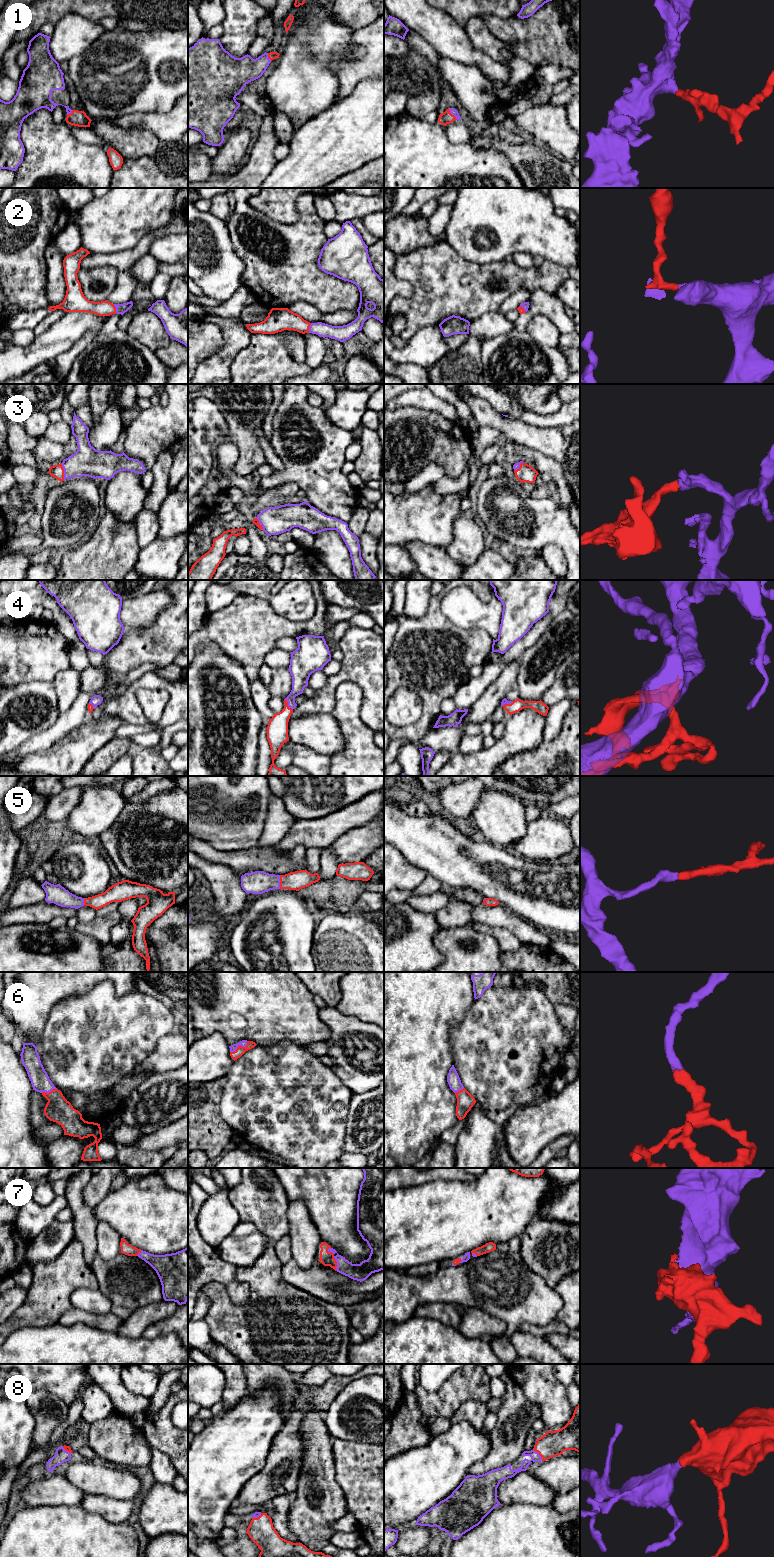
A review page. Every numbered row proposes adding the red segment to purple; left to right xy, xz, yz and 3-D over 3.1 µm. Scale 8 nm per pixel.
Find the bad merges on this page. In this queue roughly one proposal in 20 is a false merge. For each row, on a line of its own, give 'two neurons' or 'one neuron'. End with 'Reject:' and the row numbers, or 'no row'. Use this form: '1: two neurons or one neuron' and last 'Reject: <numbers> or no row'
1: one neuron
2: one neuron
3: one neuron
4: one neuron
5: one neuron
6: one neuron
7: one neuron
8: one neuron
Reject: no row

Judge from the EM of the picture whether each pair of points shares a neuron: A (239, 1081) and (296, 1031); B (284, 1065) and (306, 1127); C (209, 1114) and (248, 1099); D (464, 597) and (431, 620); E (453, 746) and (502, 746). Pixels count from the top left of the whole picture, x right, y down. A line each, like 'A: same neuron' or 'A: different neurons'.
A: different neurons
B: same neuron
C: different neurons
D: different neurons
E: different neurons

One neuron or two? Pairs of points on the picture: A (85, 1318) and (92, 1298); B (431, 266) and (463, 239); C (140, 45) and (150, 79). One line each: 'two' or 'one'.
A: two
B: two
C: one

